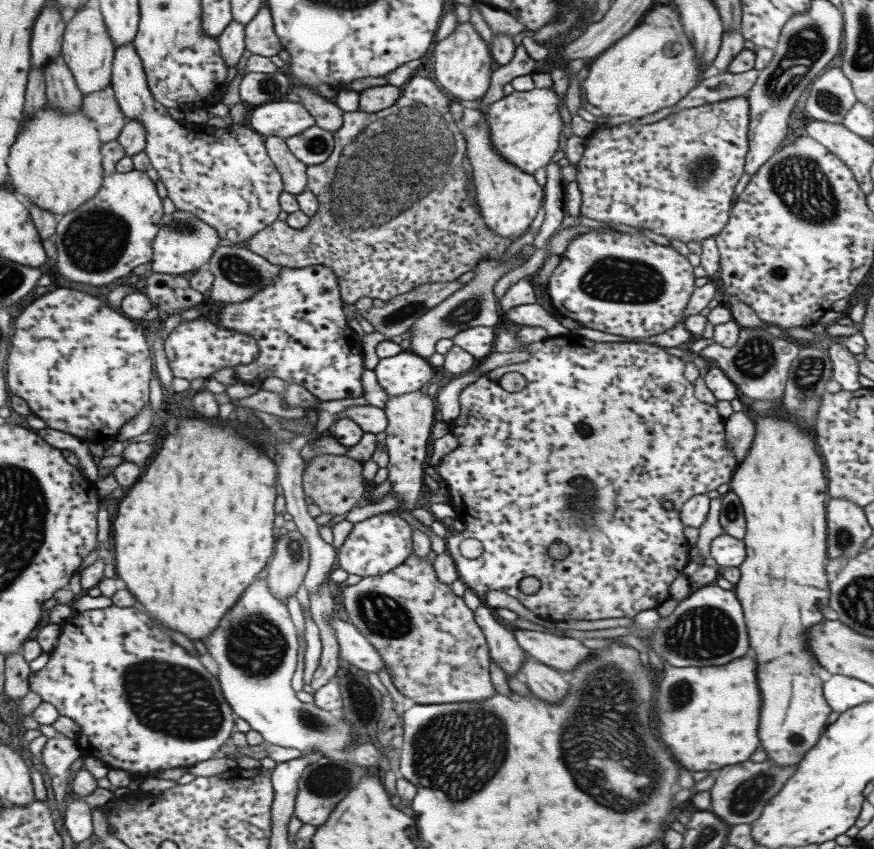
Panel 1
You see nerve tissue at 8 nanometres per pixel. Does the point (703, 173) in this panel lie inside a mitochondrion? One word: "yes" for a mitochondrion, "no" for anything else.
yes

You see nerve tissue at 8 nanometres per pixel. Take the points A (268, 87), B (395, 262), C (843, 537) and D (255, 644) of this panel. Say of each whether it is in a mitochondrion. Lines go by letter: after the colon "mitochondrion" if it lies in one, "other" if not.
A: mitochondrion
B: other
C: mitochondrion
D: mitochondrion

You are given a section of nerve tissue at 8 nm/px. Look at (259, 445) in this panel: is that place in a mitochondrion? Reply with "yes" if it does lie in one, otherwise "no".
no

